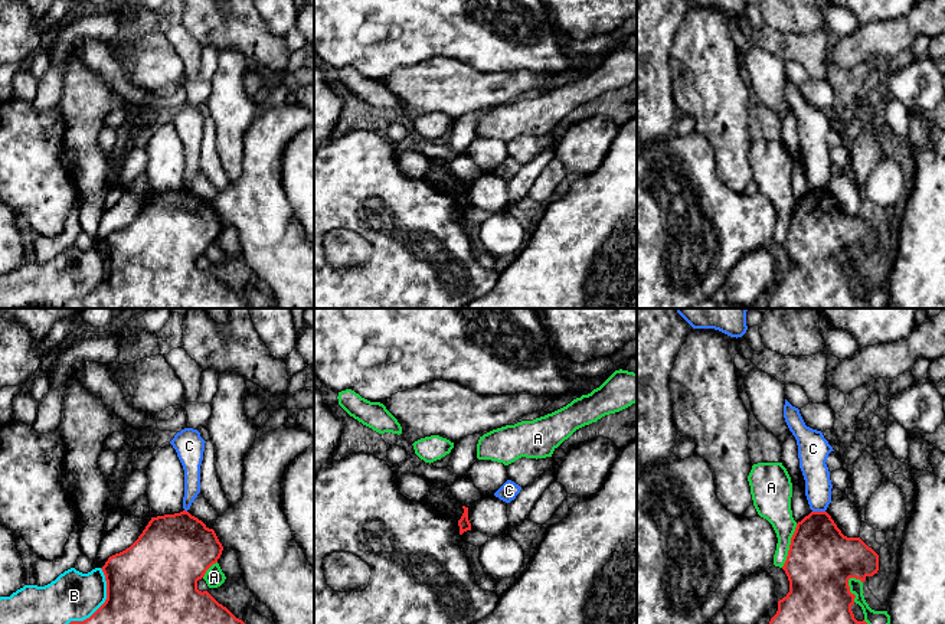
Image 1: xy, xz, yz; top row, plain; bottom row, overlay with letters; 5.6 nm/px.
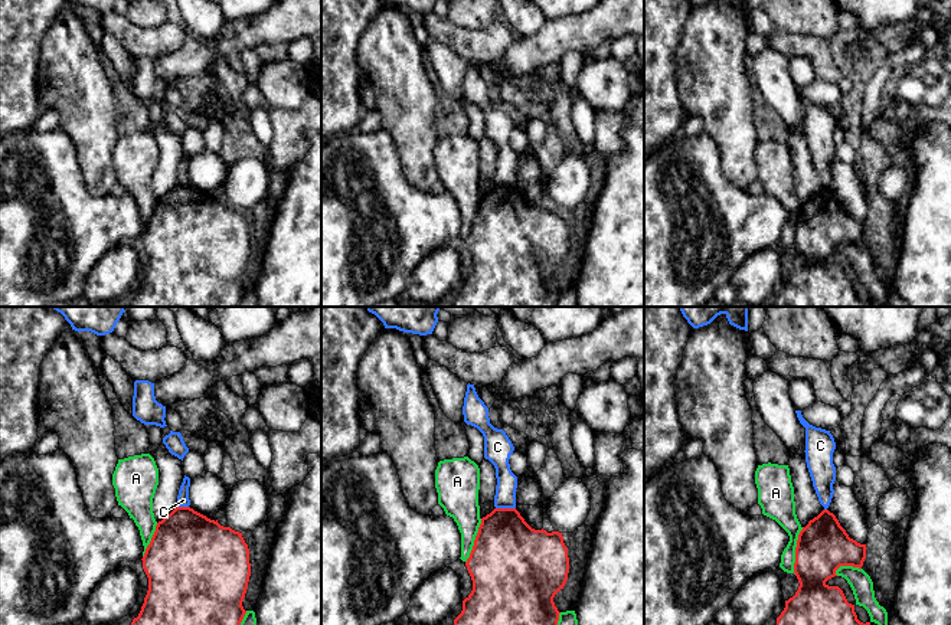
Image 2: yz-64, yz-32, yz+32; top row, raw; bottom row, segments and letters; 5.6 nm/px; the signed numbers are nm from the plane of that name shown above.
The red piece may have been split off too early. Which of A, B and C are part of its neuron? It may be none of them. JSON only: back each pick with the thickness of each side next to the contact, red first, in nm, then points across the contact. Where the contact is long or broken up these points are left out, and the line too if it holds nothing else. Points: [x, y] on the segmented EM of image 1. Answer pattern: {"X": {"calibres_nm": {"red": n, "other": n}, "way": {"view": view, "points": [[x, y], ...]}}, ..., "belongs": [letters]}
{"belongs": []}

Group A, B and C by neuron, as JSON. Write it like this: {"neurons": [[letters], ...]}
{"neurons": [["A"], ["B"], ["C"]]}

